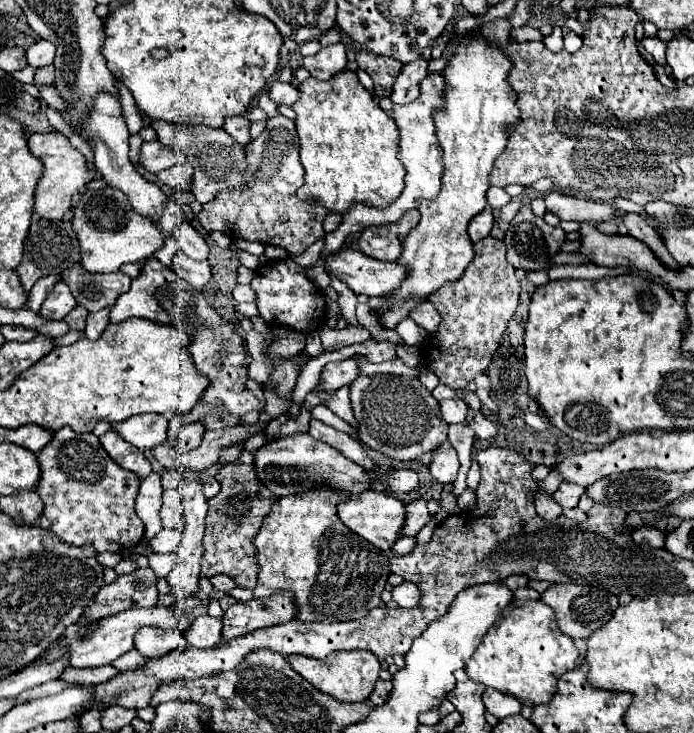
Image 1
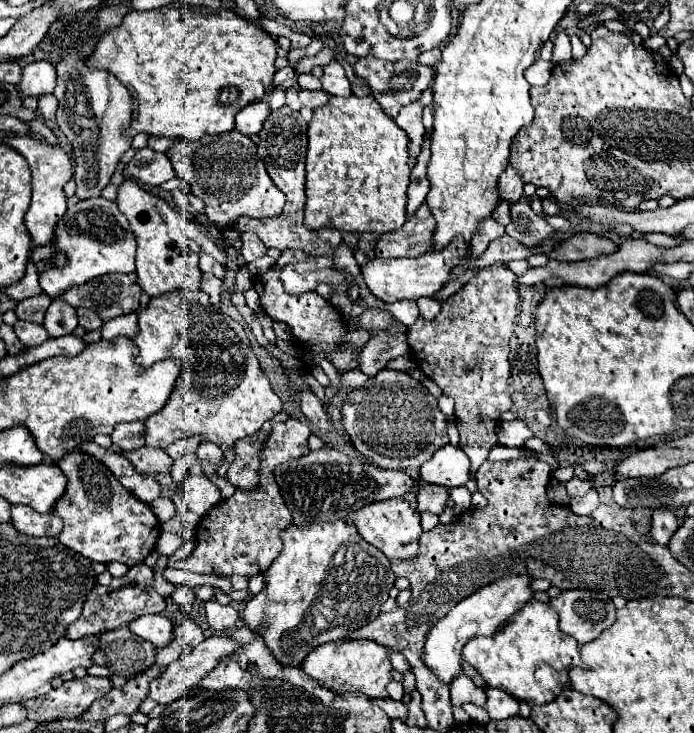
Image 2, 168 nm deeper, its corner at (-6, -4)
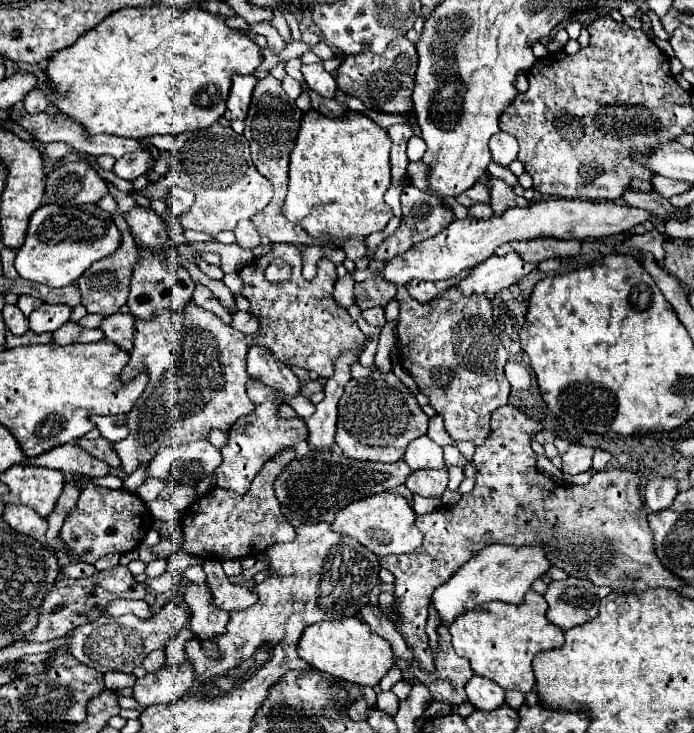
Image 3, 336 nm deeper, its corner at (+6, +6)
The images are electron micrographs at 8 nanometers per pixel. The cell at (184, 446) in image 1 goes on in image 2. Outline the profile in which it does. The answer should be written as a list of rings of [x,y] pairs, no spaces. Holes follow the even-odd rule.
[[[200,442],[196,454],[198,454],[198,458],[202,458],[204,462],[212,462],[212,464],[222,462],[222,458],[224,458],[222,450],[220,450],[214,442]]]

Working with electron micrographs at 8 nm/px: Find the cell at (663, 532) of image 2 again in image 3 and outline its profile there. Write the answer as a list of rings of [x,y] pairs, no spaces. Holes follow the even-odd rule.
[[[672,476],[666,478],[652,478],[644,488],[644,500],[650,512],[666,510],[678,494],[678,480]]]

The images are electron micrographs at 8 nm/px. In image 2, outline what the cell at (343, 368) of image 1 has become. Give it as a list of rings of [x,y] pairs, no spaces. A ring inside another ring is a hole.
[[[372,330],[370,342],[362,348],[358,356],[358,370],[362,370],[368,378],[376,376],[390,358],[404,356],[410,352],[406,336],[396,336],[390,330]]]

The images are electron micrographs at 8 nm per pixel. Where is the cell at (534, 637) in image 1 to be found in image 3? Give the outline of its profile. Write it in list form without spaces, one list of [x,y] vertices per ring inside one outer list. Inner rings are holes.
[[[530,590],[522,604],[486,602],[476,606],[474,610],[460,614],[450,624],[452,646],[456,654],[470,660],[472,670],[478,674],[472,676],[466,684],[466,696],[474,708],[478,710],[500,708],[504,704],[504,690],[520,690],[520,692],[534,690],[536,678],[532,672],[532,658],[546,648],[548,650],[560,648],[564,644],[564,632],[546,618],[546,610],[548,610],[546,600]]]

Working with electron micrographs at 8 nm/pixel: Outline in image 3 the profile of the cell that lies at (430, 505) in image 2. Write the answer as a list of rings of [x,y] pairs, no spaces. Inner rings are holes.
[[[448,466],[436,470],[416,470],[408,478],[406,488],[418,496],[440,498],[448,488]]]

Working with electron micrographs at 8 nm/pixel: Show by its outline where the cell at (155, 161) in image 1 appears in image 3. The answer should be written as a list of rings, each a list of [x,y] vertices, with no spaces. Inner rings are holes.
[[[138,150],[138,152],[130,152],[130,154],[124,154],[122,158],[118,158],[112,172],[122,180],[132,182],[138,176],[146,174],[150,168],[152,168],[152,154],[146,150]]]

